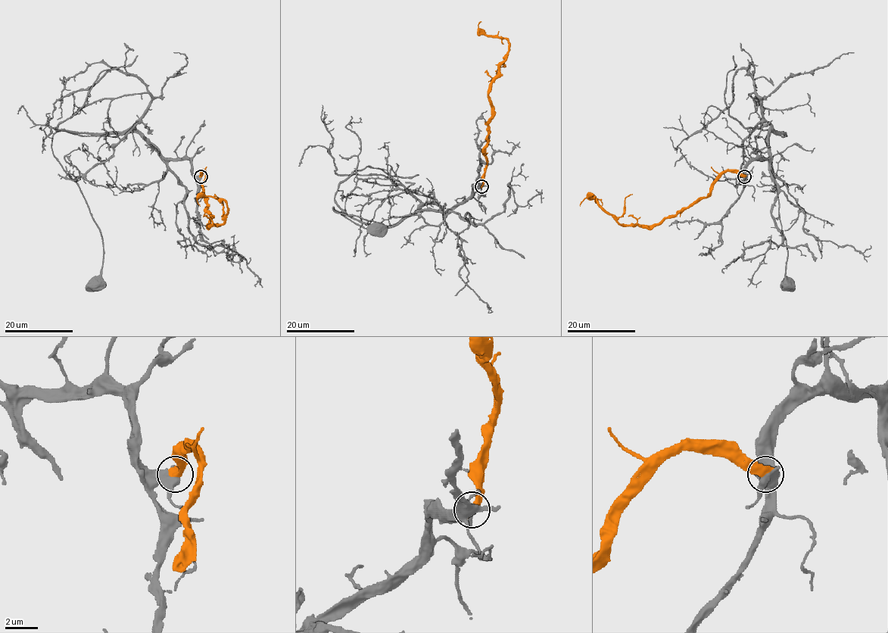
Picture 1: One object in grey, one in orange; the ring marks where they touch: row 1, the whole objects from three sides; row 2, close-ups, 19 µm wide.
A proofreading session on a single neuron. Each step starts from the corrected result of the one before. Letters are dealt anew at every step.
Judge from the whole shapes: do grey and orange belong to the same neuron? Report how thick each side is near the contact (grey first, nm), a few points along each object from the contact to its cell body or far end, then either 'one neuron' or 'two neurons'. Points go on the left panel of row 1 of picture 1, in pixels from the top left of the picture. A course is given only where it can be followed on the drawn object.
420 nm thick on the grey side, 480 nm on the other; grey runs (200, 176), (187, 159), (166, 159), (138, 133), (56, 132), (53, 156), (103, 241), (101, 275), (87, 291); orange runs (200, 176), (204, 171), (207, 225), (220, 225), (226, 214), (224, 201), (199, 195), (200, 206); one neuron

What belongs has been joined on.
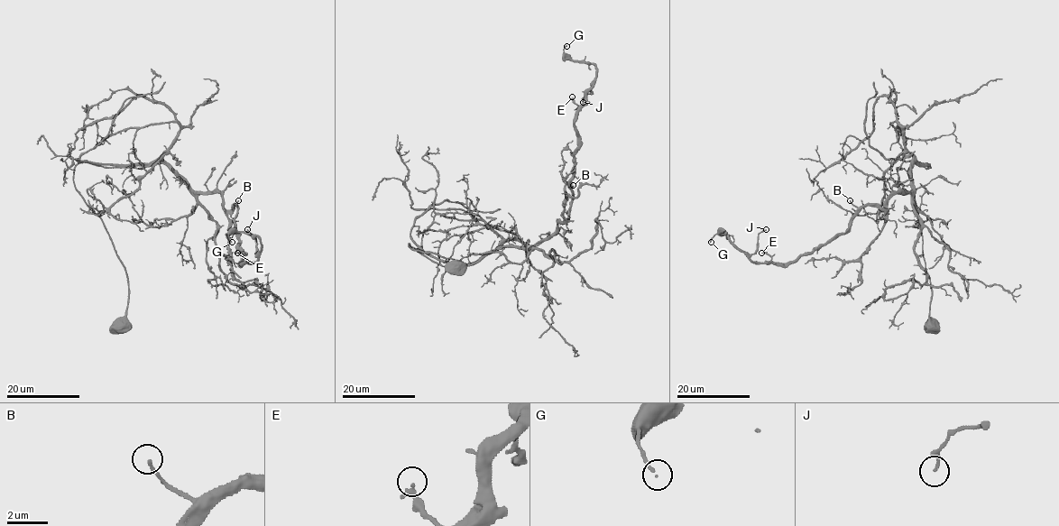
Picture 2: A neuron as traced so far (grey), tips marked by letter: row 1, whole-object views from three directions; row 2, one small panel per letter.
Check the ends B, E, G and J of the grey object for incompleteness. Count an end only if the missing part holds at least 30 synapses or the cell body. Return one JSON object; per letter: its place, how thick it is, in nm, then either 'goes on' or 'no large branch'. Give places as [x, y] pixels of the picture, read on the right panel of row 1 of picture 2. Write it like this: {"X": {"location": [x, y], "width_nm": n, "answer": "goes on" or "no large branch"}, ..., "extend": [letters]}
{"B": {"location": [850, 200], "width_nm": 130, "answer": "no large branch"}, "E": {"location": [761, 253], "width_nm": 240, "answer": "no large branch"}, "G": {"location": [711, 242], "width_nm": 110, "answer": "no large branch"}, "J": {"location": [766, 229], "width_nm": 130, "answer": "no large branch"}, "extend": []}

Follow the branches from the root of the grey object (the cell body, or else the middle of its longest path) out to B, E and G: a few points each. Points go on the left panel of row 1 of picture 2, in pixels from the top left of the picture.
B: (183, 181), (195, 191), (218, 192), (227, 211), (232, 211), (234, 206), (237, 207), (238, 200)
E: (183, 181), (195, 191), (218, 192), (227, 211), (236, 206), (234, 230), (242, 262), (244, 258), (237, 253)
G: (183, 181), (218, 192), (227, 211), (236, 206), (239, 262), (256, 260), (257, 236), (231, 231), (232, 242)

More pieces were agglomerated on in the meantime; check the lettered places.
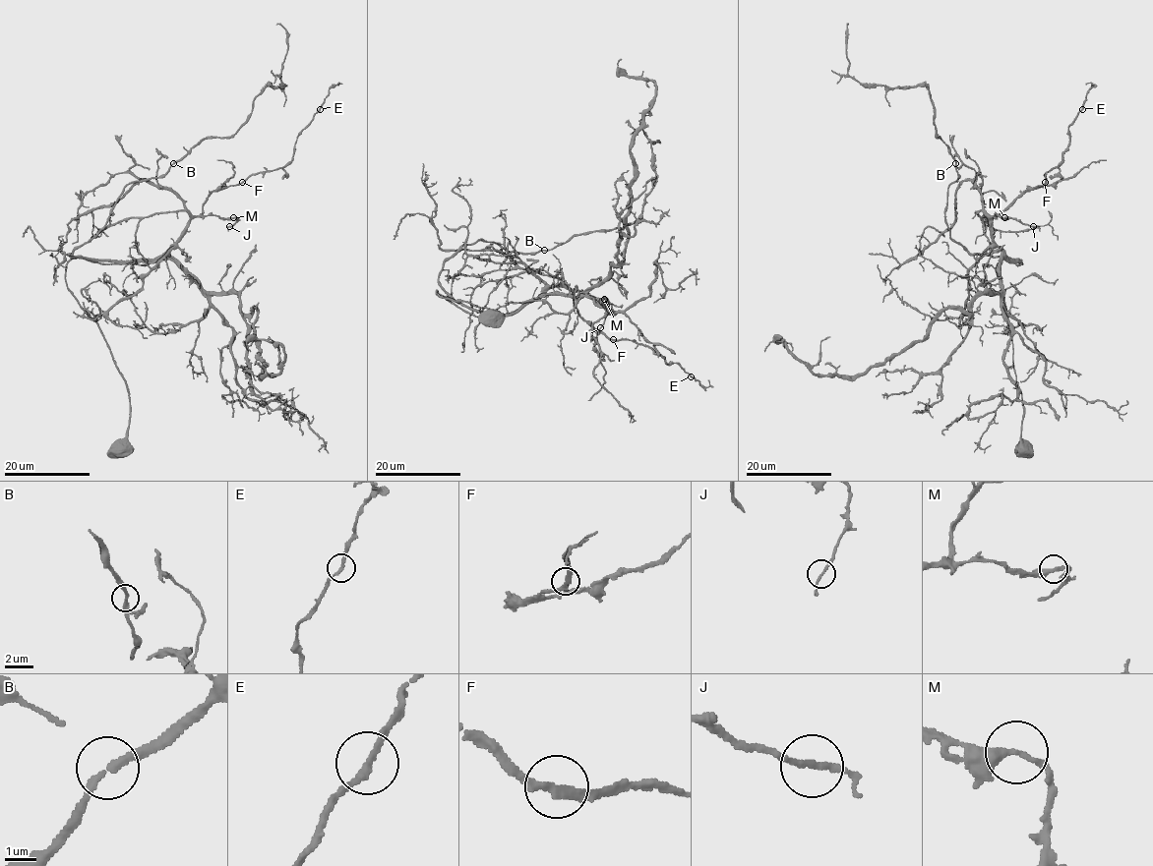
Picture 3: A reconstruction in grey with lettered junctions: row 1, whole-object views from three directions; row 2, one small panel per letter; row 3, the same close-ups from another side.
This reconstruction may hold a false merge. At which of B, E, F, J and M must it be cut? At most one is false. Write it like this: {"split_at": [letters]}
{"split_at": []}

